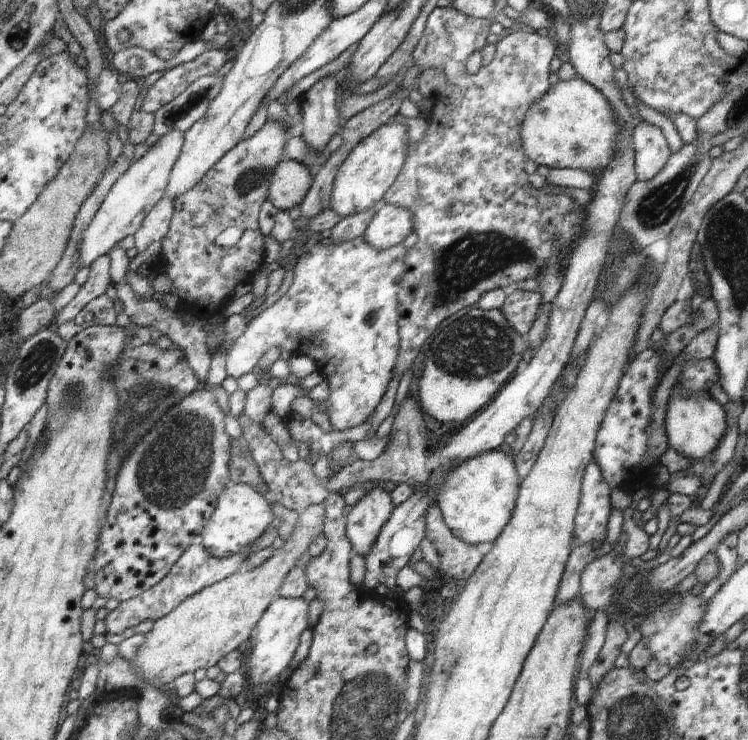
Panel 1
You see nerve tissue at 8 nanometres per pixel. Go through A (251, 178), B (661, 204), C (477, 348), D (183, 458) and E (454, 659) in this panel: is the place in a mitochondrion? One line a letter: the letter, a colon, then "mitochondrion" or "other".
A: mitochondrion
B: mitochondrion
C: mitochondrion
D: mitochondrion
E: mitochondrion

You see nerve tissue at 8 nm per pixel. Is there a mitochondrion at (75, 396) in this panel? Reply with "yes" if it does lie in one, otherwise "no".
yes

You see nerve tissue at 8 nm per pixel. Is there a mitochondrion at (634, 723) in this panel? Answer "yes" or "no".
yes

